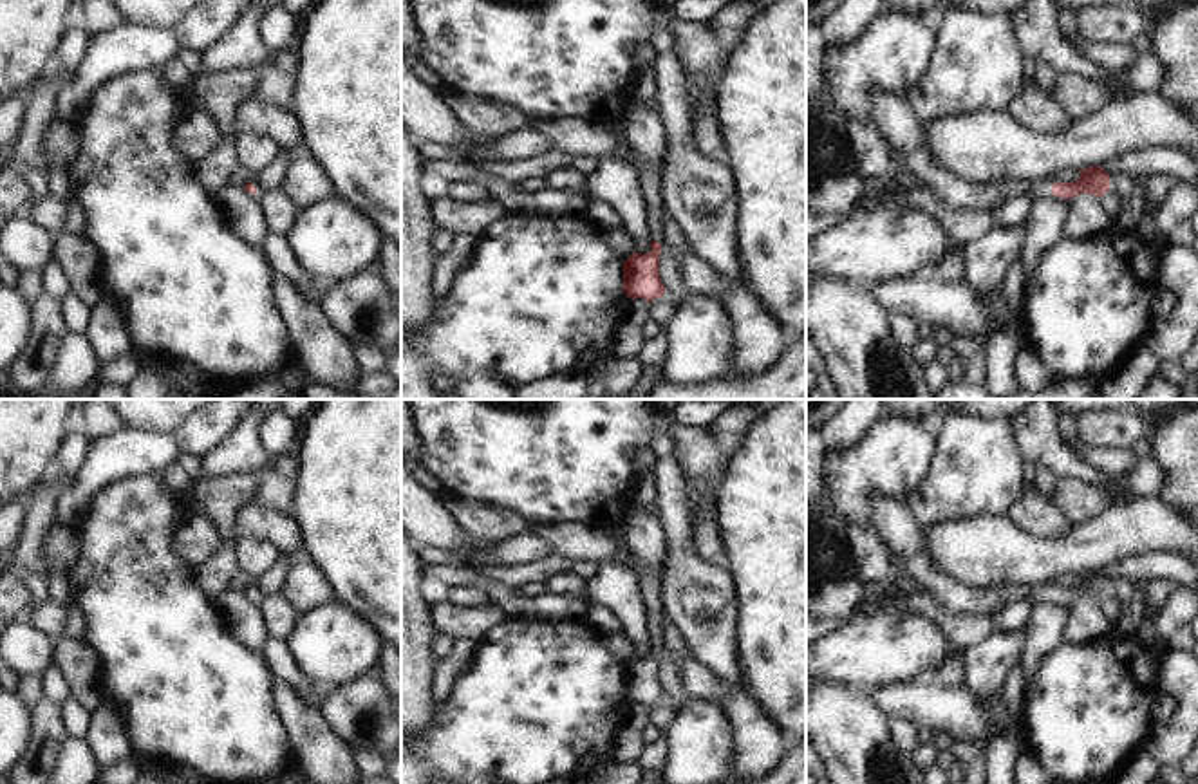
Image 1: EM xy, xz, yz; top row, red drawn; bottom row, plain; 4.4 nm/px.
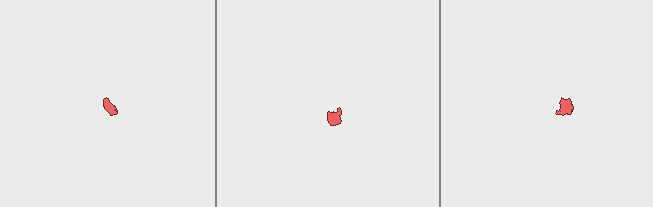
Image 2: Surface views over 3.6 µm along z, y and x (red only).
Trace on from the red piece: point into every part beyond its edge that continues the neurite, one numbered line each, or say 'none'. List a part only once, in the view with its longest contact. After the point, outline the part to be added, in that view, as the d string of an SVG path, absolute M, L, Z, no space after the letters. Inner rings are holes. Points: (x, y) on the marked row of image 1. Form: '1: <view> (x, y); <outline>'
1: yz (893, 116); M876 90L869 101L869 117L900 154L902 164L907 166L931 190L931 193L945 204L976 211L992 210L1005 199L1025 193L1034 199L1050 199L1055 202L1072 202L1075 199L1052 195L1052 186L1062 182L1061 177L1026 181L1001 179L978 184L954 177L931 157L925 145L923 126L907 103L905 94Z

